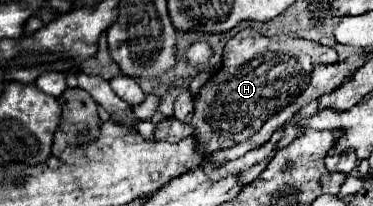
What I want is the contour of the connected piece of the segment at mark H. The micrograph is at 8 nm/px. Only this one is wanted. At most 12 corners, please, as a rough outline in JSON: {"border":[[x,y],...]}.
{"border":[[243,29],[199,89],[193,119],[205,157],[255,135],[305,91],[331,47]]}

